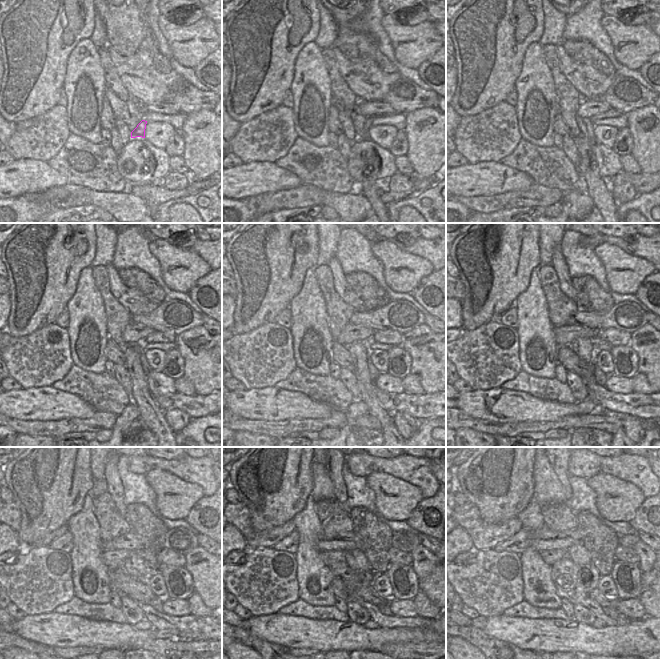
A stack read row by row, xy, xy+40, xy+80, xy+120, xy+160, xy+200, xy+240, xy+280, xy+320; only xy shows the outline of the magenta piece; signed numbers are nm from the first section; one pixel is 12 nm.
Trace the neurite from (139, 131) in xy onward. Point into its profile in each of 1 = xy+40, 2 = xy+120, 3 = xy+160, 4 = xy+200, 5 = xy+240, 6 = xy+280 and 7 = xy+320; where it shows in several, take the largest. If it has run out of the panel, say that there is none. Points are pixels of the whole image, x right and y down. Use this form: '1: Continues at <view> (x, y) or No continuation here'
1: Continues at xy+40 (368, 124)
2: Continues at xy+120 (155, 337)
3: Continues at xy+160 (391, 337)
4: Continues at xy+200 (612, 336)
5: Continues at xy+240 (166, 557)
6: Continues at xy+280 (396, 556)
7: Continues at xy+320 (622, 553)

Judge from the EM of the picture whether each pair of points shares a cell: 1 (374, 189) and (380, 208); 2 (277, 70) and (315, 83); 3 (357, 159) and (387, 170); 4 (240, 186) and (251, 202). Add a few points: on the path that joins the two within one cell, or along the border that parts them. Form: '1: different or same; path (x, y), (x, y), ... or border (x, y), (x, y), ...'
1: same; path (374, 194), (376, 203)
2: different; border (298, 53), (295, 59), (294, 76), (289, 88)
3: same; path (364, 148), (367, 145), (374, 145), (386, 159)
4: different; border (254, 195), (240, 199), (232, 198)

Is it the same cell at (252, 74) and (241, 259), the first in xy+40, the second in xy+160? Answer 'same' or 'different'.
same

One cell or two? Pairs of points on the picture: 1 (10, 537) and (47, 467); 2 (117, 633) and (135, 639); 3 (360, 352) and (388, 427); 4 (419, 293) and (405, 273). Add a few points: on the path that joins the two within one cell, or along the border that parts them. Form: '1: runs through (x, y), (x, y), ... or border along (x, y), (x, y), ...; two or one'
1: border along (17, 533), (20, 542); two
2: runs through (121, 636), (131, 638); one
3: runs through (361, 371), (366, 386), (366, 393), (375, 408); one
4: border along (432, 272), (426, 275), (411, 292); two

